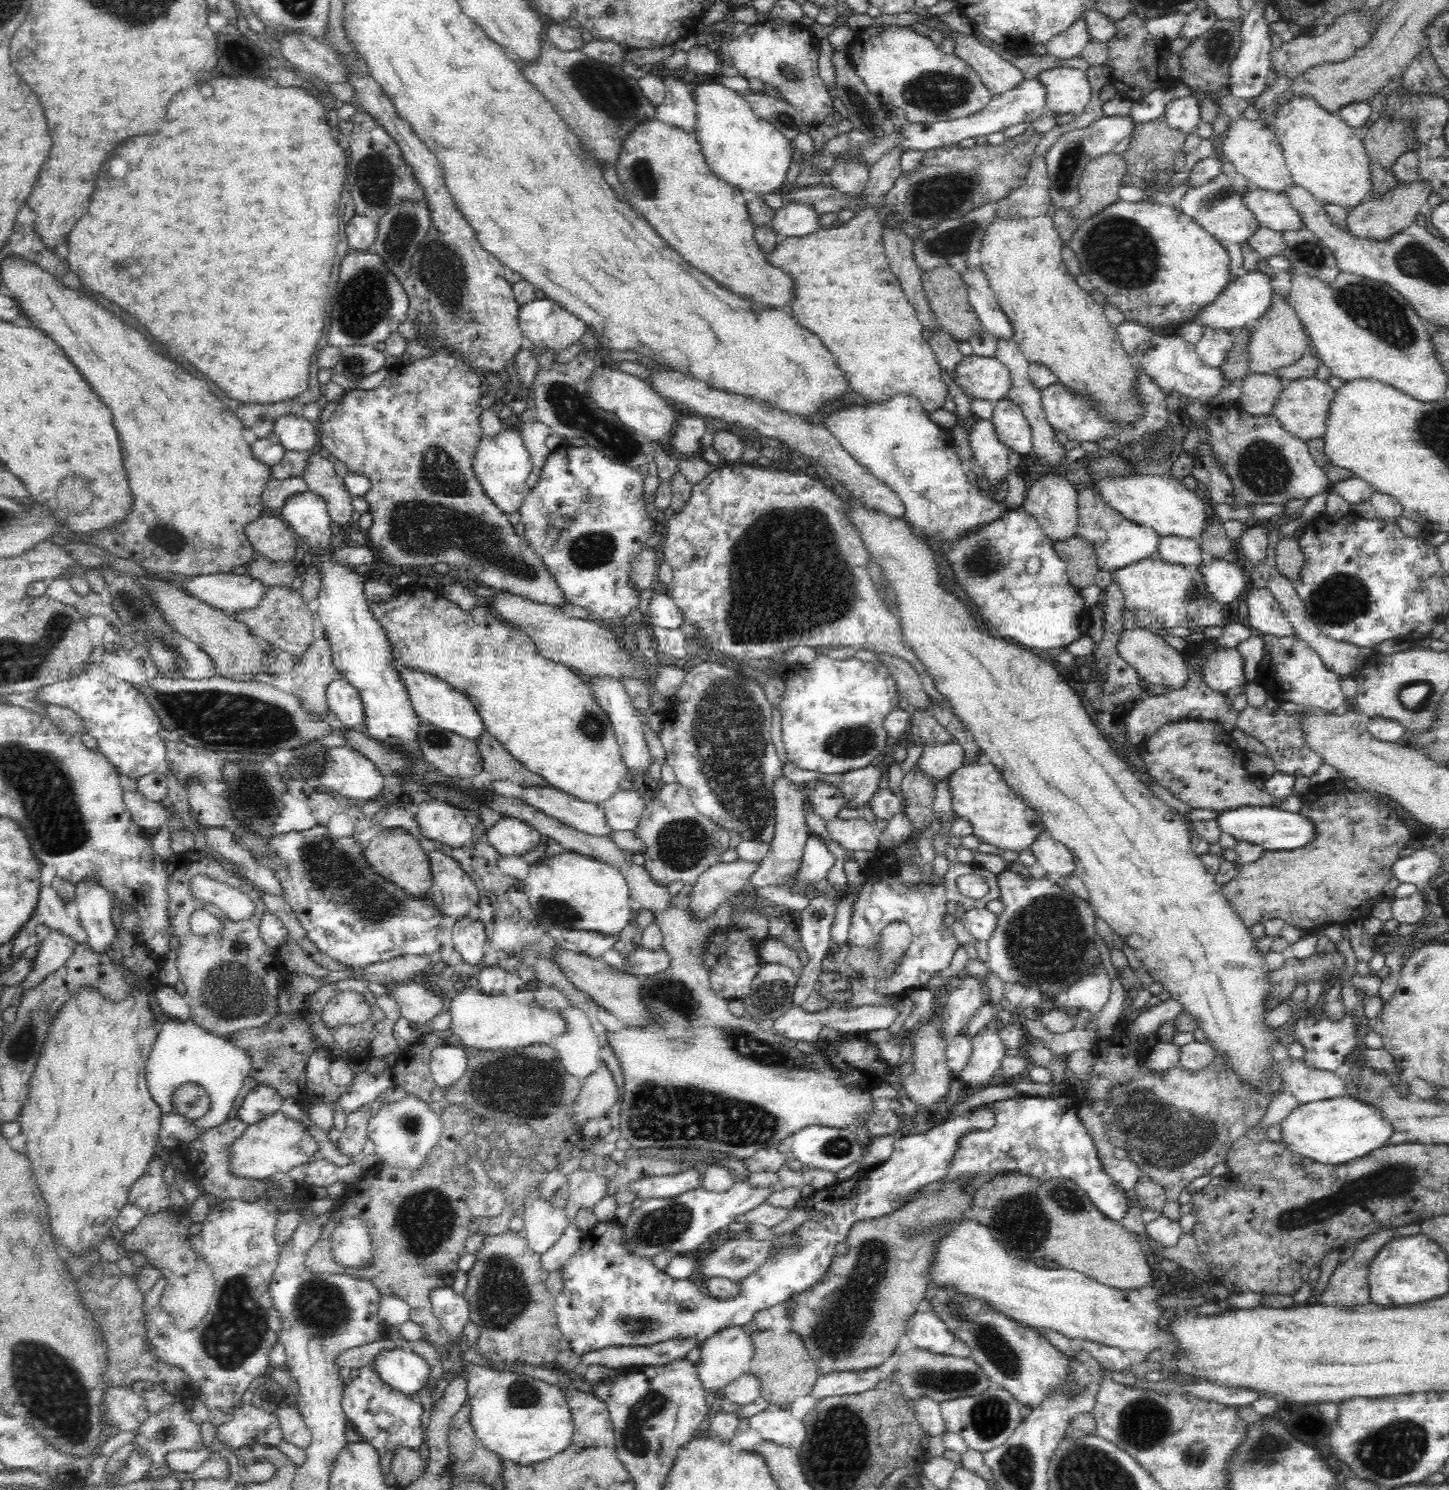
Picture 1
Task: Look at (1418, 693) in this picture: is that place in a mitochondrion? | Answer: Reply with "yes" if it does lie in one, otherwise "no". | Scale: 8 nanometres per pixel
yes

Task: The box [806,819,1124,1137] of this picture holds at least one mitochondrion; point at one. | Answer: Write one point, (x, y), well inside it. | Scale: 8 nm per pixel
(1045, 940)

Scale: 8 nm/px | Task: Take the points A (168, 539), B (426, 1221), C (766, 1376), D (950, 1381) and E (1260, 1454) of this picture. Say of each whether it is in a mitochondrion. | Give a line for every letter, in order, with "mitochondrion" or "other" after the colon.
A: mitochondrion
B: mitochondrion
C: other
D: mitochondrion
E: mitochondrion

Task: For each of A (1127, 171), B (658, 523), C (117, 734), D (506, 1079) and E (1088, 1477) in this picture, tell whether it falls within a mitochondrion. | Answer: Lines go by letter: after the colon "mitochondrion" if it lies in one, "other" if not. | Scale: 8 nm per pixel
A: other
B: other
C: other
D: mitochondrion
E: mitochondrion

